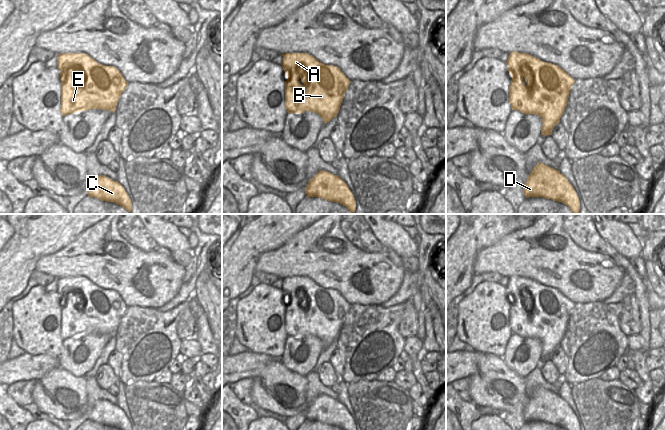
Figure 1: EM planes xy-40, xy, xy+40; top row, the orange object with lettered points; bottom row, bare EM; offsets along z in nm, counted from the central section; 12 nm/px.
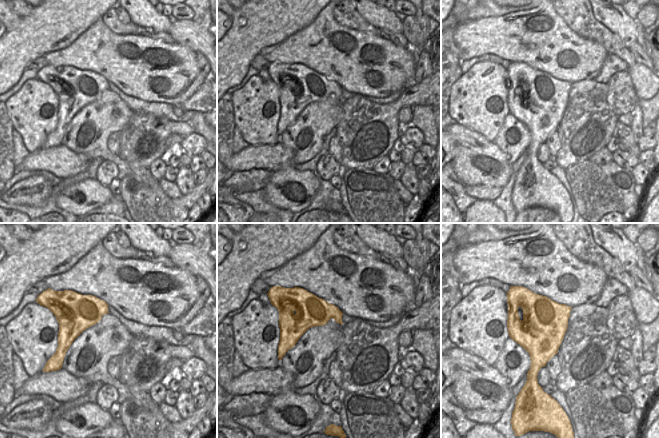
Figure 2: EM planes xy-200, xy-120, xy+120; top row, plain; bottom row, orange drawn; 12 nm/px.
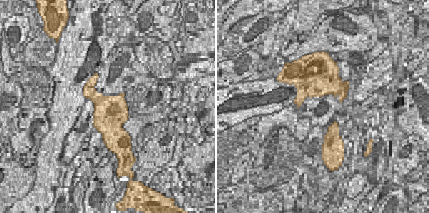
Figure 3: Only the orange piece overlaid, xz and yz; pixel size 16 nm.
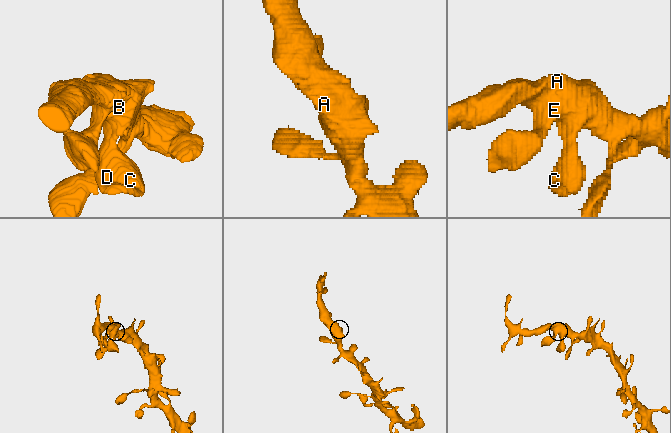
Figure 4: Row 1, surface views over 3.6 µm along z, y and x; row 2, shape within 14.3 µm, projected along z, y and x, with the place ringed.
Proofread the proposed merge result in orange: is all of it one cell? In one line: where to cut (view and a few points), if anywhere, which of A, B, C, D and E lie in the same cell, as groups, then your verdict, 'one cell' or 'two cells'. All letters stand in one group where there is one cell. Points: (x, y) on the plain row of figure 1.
cut none; groups A B C D E; one cell

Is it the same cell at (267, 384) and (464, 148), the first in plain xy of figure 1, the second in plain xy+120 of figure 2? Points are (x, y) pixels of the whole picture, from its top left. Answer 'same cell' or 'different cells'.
same cell

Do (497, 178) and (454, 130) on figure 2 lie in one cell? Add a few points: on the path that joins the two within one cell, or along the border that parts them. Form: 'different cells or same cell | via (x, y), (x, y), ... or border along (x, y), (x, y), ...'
same cell | via (482, 174), (471, 164), (469, 145)

